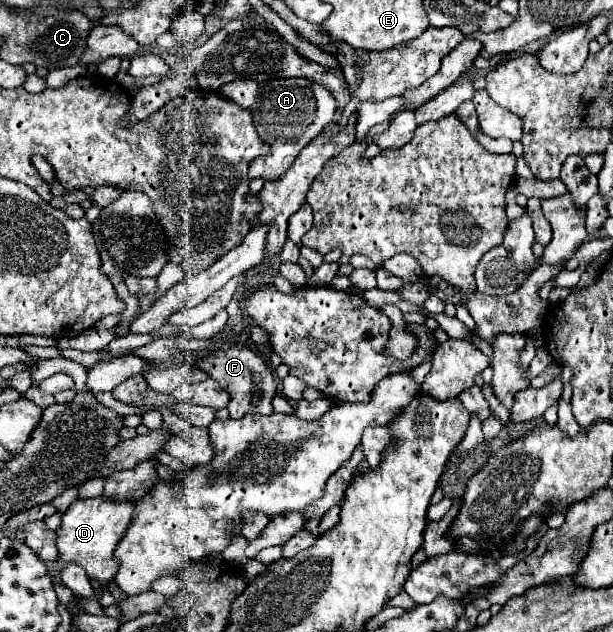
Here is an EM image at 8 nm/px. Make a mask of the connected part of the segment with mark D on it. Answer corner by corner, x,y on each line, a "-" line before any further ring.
103,498
77,500
69,506
69,510
61,518
61,526
55,530
57,534
57,558
55,568
61,572
67,564
75,562
85,568
89,580
97,580
107,584
113,580
117,572
117,562
113,560
113,550
121,536
125,534
133,516
133,502
109,502

